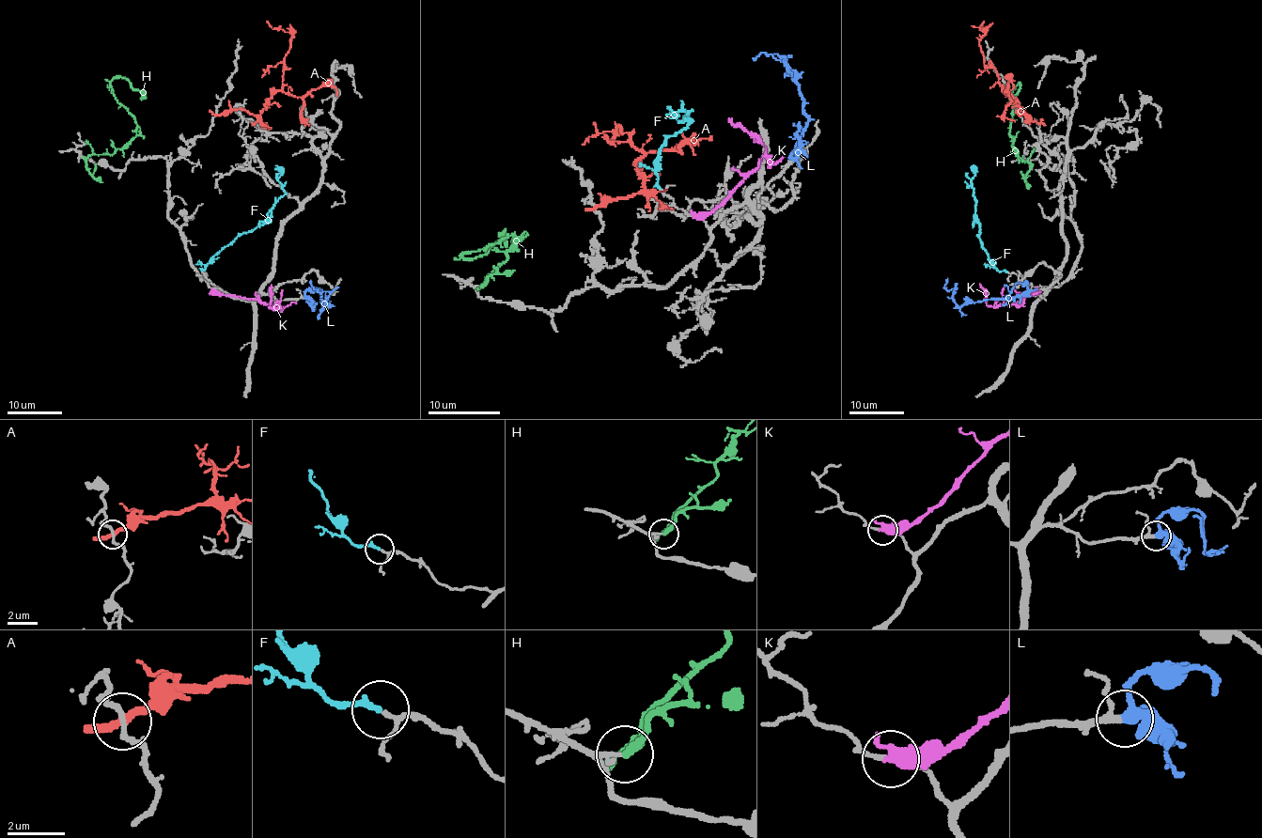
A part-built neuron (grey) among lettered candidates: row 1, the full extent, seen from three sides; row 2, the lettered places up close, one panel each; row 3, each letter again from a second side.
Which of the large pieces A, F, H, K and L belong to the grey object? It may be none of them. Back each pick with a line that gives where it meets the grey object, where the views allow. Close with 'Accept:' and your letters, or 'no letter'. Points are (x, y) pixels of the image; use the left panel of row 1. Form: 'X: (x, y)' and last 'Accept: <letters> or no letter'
F: (202, 271)
H: (83, 157)
L: (303, 298)
Accept: F, H, L

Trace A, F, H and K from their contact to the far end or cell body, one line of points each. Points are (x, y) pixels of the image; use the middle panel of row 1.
A: (594, 209), (643, 190), (639, 166), (643, 154), (619, 131), (620, 125), (582, 144)
F: (660, 188), (654, 168), (658, 151), (666, 137), (680, 132), (689, 121), (685, 118), (691, 111), (665, 117)
H: (481, 286), (506, 260), (518, 237), (511, 234), (482, 249), (462, 254), (465, 258), (480, 256), (506, 228)
K: (694, 216), (714, 210), (755, 167), (765, 149), (758, 139), (741, 126), (734, 125), (728, 118)

